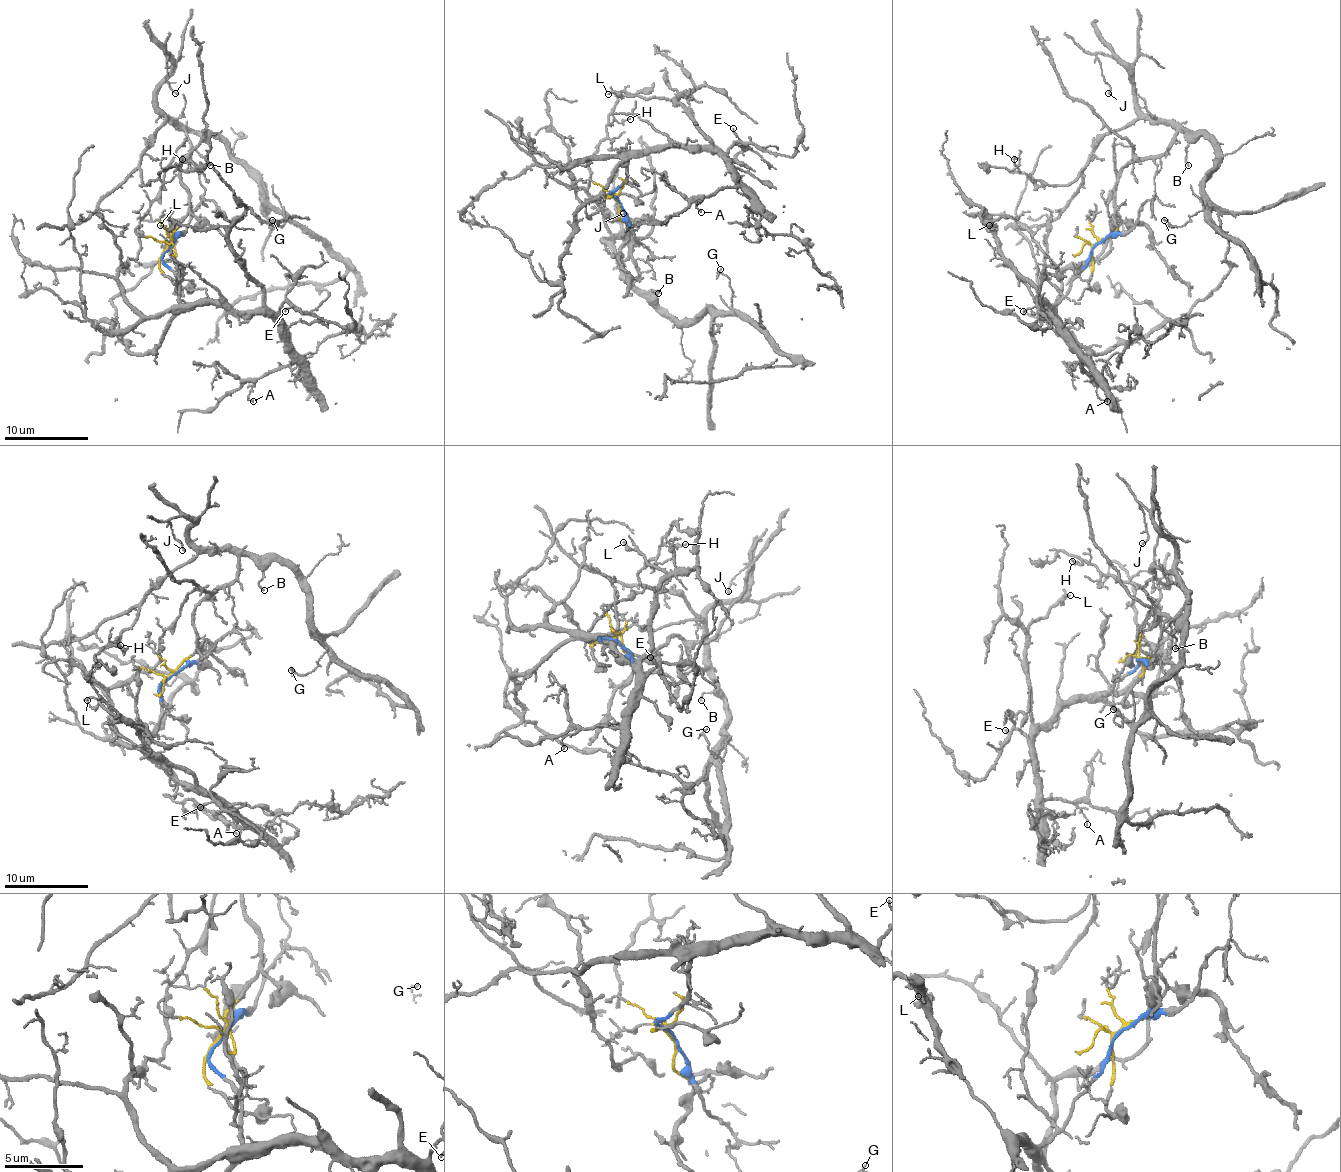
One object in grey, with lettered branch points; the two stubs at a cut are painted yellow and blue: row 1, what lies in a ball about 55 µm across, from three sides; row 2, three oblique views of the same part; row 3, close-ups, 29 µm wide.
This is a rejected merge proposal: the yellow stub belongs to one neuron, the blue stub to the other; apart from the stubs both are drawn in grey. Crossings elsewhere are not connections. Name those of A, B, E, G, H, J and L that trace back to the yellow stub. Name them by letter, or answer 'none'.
B, G, H, J

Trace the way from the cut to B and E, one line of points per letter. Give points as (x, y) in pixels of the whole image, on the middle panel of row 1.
B: (615, 200), (620, 216), (628, 225), (636, 221), (628, 229), (638, 273), (634, 285), (657, 294)
E: (618, 200), (609, 193), (626, 179), (626, 162), (630, 158), (668, 147), (726, 152), (739, 139), (732, 129)

